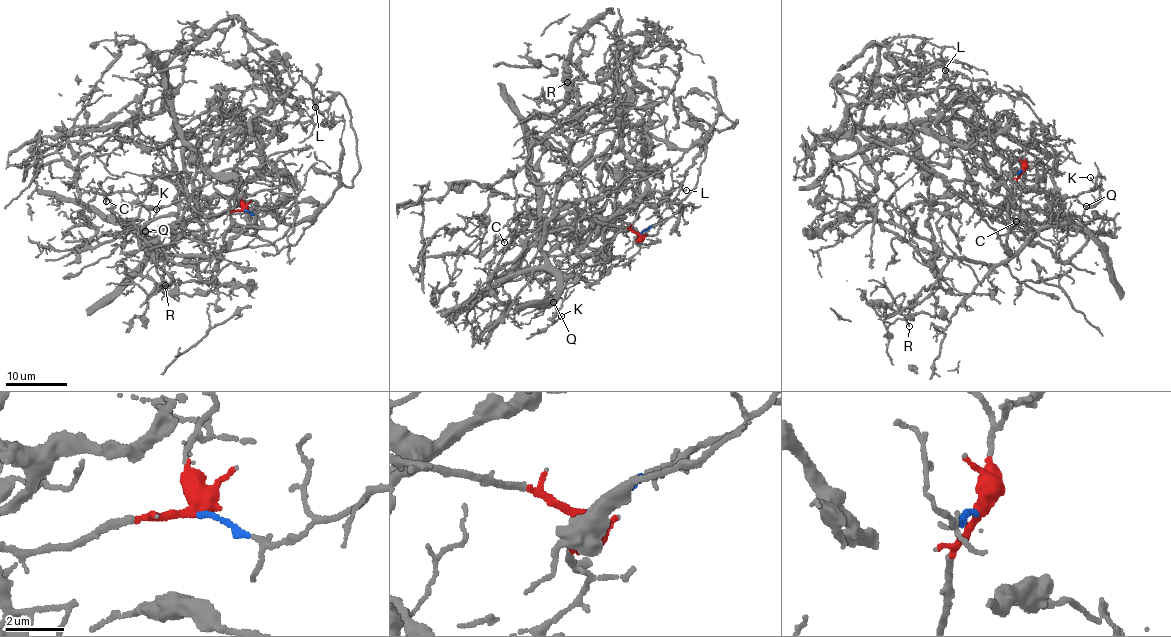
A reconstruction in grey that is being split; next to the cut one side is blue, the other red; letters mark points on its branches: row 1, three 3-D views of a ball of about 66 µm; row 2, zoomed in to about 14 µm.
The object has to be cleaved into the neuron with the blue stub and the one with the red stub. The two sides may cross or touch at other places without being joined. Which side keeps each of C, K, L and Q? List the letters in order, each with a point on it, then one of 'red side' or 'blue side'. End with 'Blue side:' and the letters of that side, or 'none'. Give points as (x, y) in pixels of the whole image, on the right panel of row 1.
C: place (1016, 221); red side
K: place (1090, 177); red side
L: place (945, 70); blue side
Q: place (1086, 206); red side
Blue side: L

